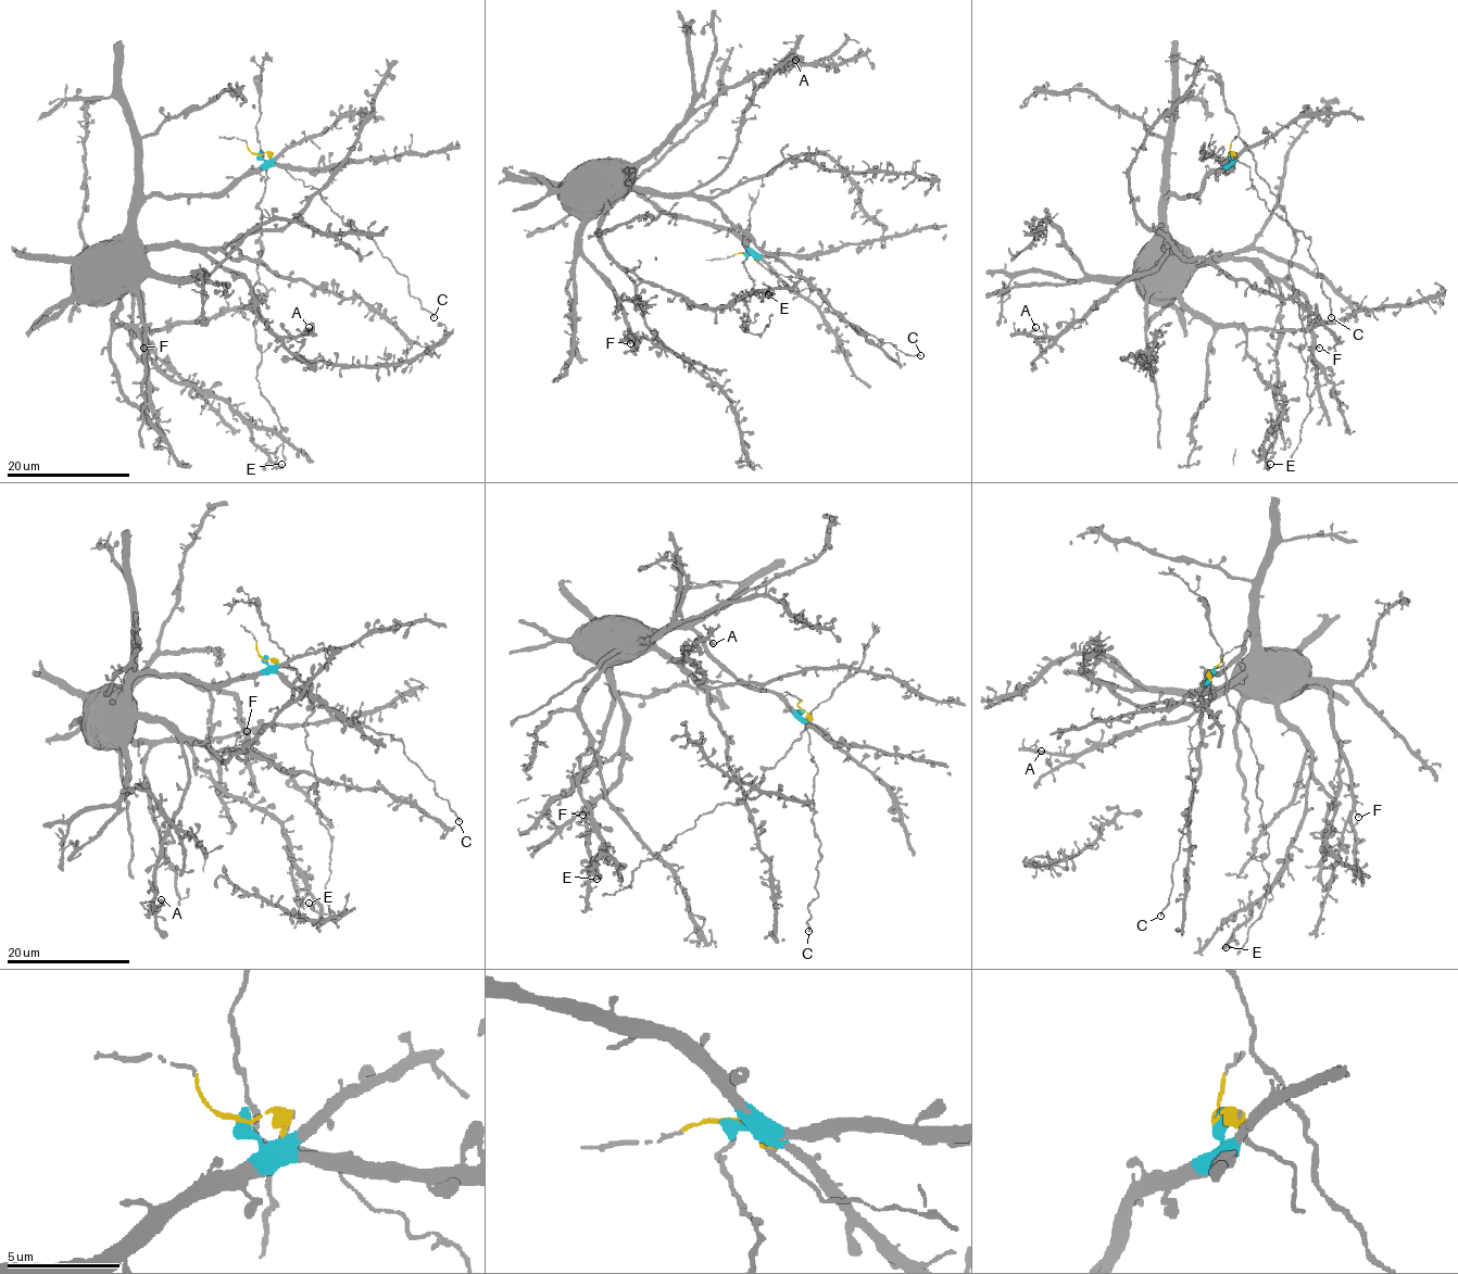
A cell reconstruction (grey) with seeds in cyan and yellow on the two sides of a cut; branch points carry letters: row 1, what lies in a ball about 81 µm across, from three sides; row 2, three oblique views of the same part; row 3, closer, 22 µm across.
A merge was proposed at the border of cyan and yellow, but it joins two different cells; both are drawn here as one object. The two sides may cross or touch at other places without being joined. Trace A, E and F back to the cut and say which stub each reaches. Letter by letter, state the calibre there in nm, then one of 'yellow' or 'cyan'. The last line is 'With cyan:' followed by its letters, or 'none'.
A: calibre 440 nm; cyan
E: calibre 120 nm; cyan
F: calibre 130 nm; cyan
With cyan: A, E, F

